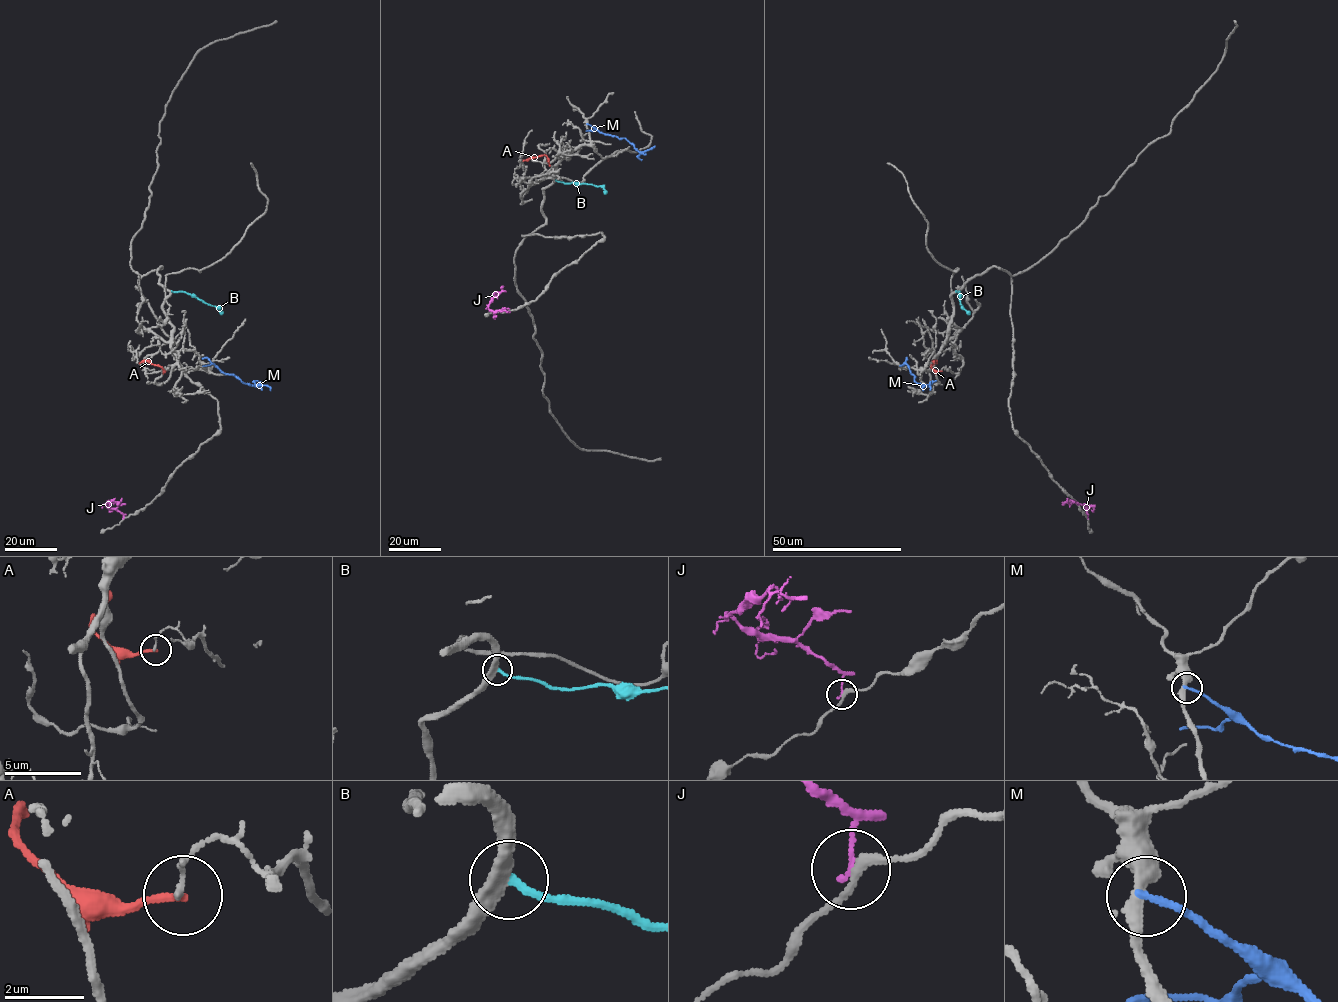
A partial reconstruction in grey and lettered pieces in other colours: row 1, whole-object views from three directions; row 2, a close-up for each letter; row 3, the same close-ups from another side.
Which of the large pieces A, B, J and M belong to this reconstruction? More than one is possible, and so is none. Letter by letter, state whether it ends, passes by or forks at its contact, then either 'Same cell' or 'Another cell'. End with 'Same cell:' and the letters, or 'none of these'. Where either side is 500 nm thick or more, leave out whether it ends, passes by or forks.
A: It ends there. Another cell
B: It ends there. Another cell
J: It ends there. Another cell
M: It ends there. Another cell
Same cell: none of these

